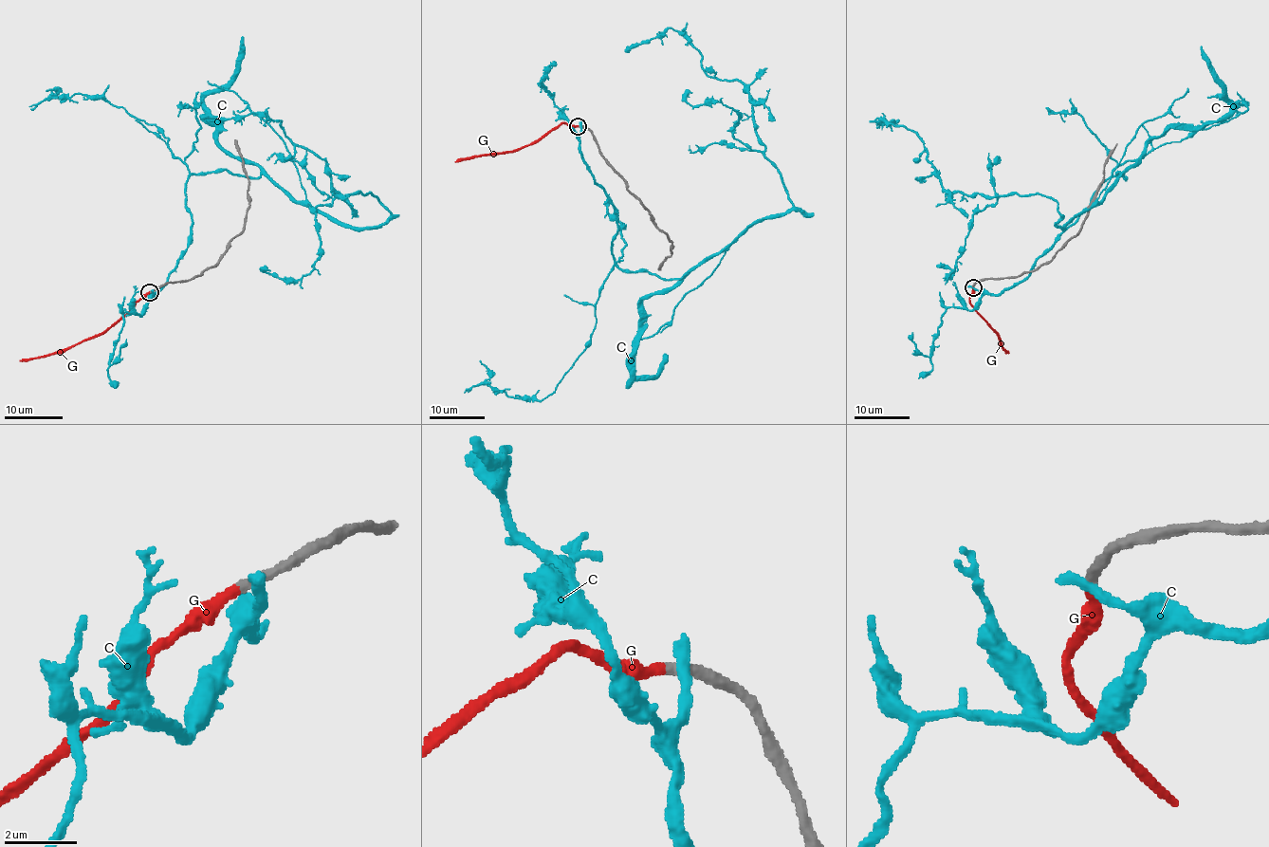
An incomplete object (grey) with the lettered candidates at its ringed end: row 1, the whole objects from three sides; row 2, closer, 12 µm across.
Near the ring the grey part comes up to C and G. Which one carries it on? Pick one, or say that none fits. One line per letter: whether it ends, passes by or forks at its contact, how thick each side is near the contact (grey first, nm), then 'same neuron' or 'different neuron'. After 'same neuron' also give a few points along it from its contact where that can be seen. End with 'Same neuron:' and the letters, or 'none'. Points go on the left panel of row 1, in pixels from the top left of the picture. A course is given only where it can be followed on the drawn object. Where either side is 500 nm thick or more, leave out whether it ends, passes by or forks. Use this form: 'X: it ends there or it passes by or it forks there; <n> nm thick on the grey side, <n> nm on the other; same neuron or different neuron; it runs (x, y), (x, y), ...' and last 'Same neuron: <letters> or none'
C: it ends there; 360 nm thick on the grey side, 400 nm on the other; different neuron
G: it ends there; 280 nm thick on the grey side, 320 nm on the other; same neuron; it runs (149, 292), (97, 335), (63, 349), (19, 361)
Same neuron: G

